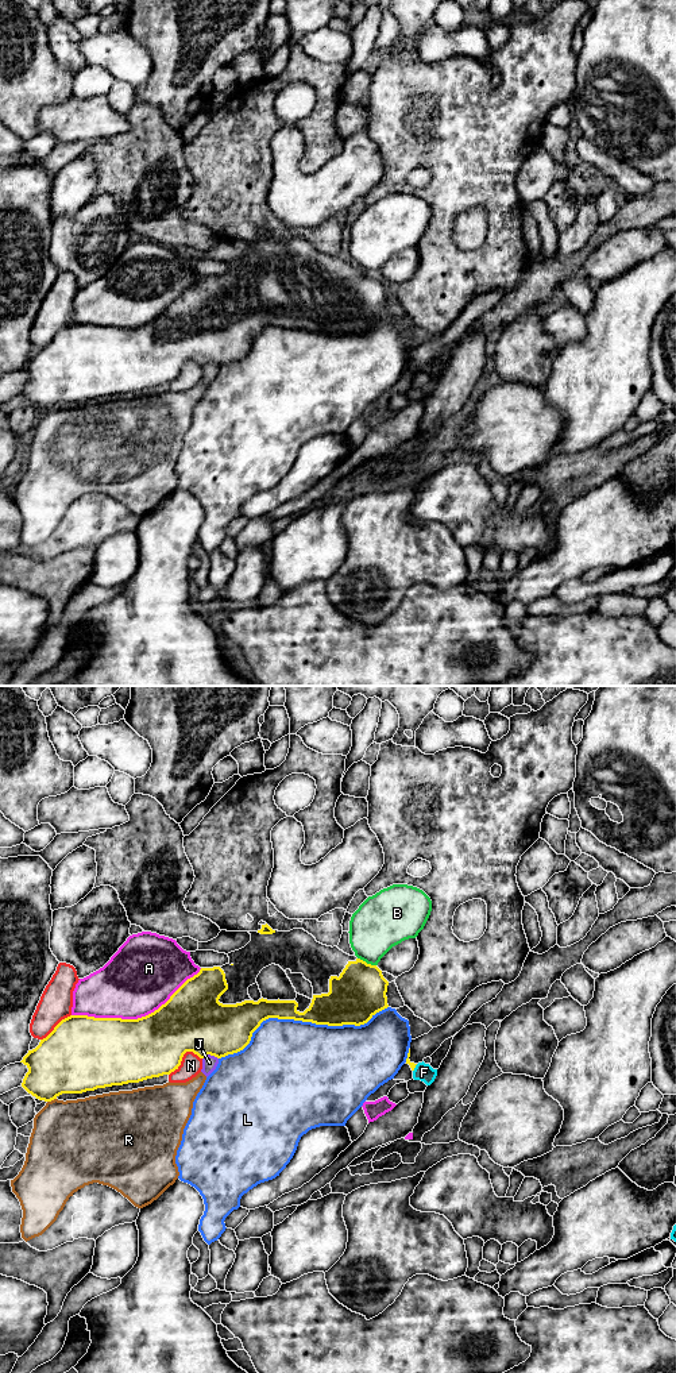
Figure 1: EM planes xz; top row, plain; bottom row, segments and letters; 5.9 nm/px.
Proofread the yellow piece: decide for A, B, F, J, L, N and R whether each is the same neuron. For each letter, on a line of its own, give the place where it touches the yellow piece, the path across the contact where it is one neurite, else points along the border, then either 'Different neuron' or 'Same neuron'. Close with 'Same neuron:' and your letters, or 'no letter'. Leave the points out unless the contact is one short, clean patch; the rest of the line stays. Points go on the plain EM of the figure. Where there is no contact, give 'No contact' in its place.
A: Touches yellow at xz (138, 327). Different neuron
B: Touches yellow at xz (366, 272). Different neuron
F: Touches yellow at xz (414, 375). Path across: xz (408, 370), (414, 375), (424, 381). Same neuron
J: Touches yellow at xz (209, 362). Different neuron
L: Touches yellow at xz (300, 328). Different neuron
N: Touches yellow at xz (182, 365). Different neuron
R: Touches yellow at xz (51, 408). Different neuron
Same neuron: F

